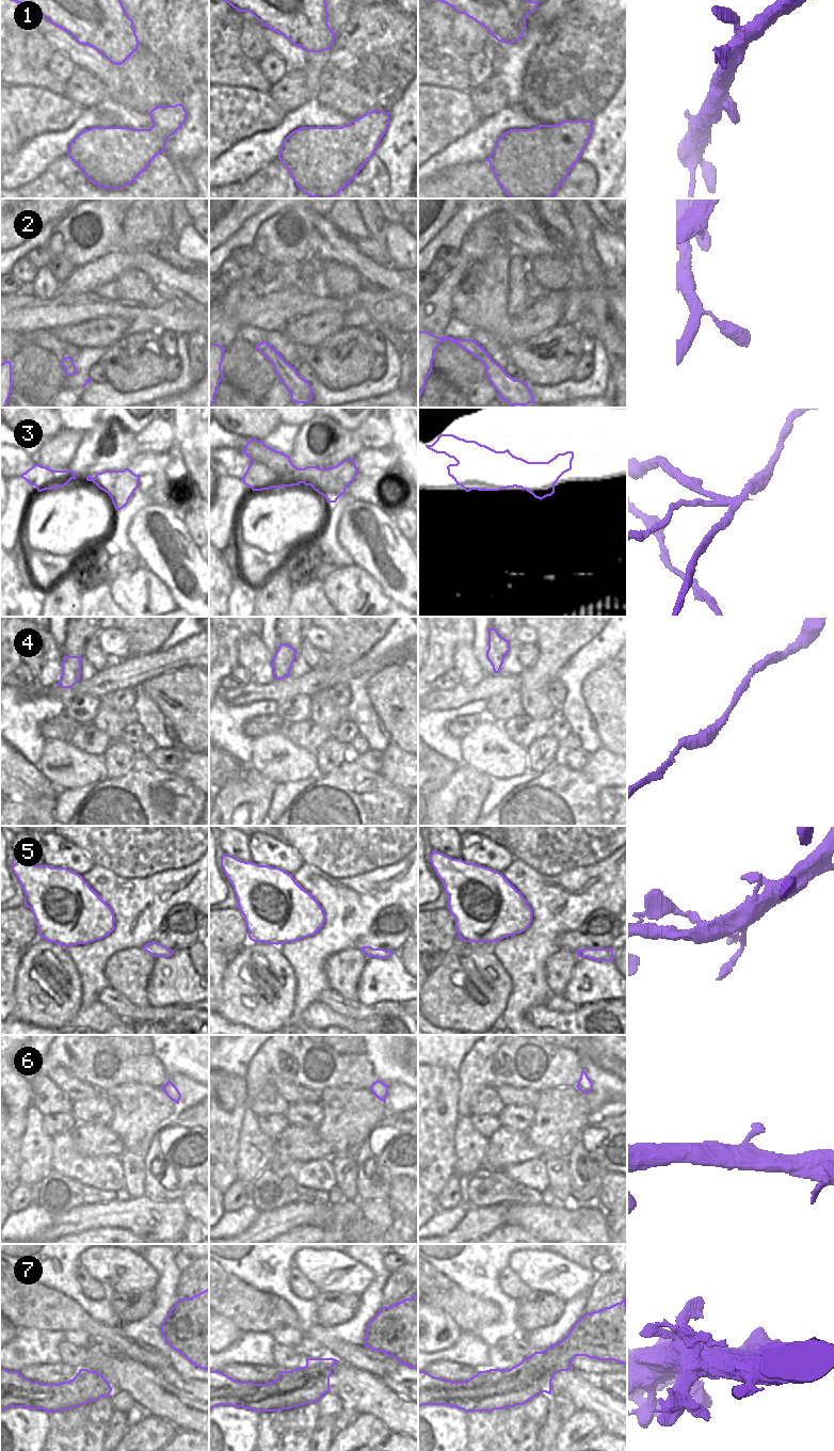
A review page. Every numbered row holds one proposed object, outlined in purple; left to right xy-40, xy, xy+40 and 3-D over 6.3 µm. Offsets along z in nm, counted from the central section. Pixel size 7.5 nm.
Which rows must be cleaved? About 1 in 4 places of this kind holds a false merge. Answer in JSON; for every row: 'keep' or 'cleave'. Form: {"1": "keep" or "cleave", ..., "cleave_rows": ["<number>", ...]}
{"1": "keep", "2": "keep", "3": "cleave", "4": "keep", "5": "keep", "6": "keep", "7": "cleave", "cleave_rows": ["3", "7"]}

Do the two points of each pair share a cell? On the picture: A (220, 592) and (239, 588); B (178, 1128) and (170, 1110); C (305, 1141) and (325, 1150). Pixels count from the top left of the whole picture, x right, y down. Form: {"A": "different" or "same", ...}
{"A": "different", "B": "different", "C": "same"}

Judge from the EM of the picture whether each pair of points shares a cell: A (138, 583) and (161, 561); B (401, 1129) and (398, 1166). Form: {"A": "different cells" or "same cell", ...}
{"A": "different cells", "B": "same cell"}

